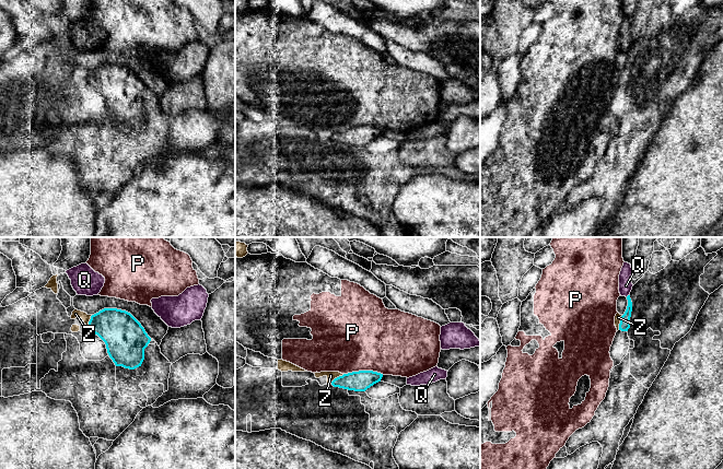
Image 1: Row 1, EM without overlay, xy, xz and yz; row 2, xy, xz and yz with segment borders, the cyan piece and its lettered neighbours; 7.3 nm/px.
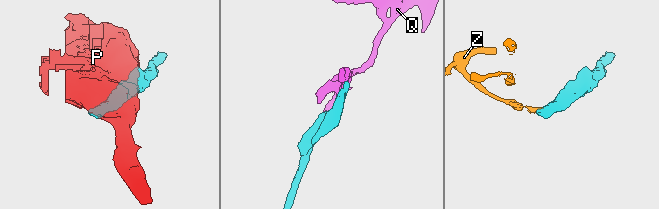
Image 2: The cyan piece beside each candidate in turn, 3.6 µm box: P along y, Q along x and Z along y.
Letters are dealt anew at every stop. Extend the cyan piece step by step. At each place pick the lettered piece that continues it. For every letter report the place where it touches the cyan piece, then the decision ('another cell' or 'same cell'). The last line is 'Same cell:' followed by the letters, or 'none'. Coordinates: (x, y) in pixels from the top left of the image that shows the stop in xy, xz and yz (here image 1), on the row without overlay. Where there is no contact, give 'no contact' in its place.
P: contact xz (363, 126); another cell
Q: no contact; another cell
Z: contact yz (620, 78); another cell
Same cell: none

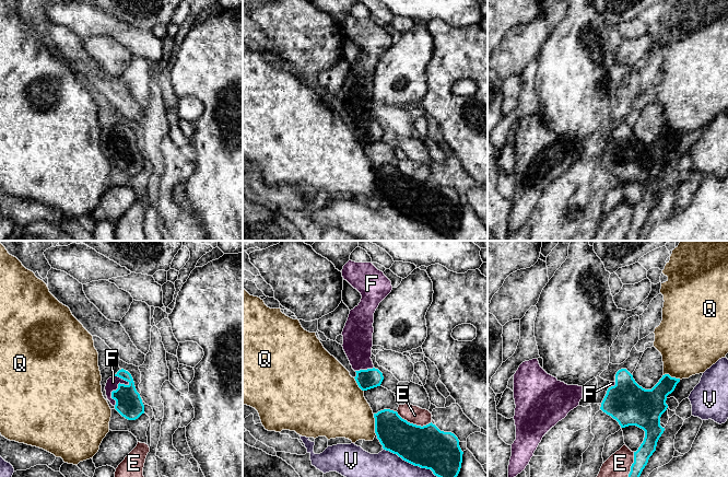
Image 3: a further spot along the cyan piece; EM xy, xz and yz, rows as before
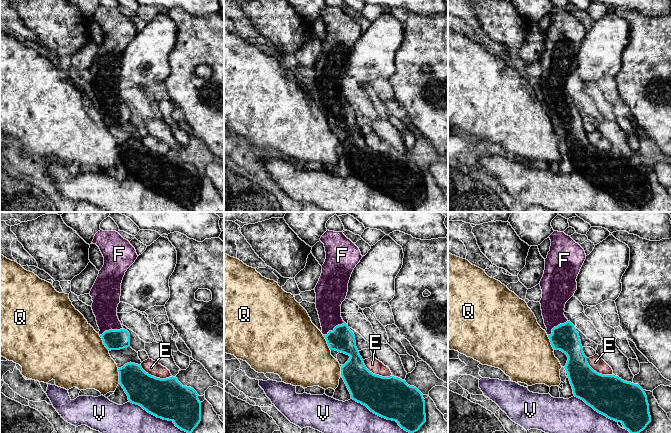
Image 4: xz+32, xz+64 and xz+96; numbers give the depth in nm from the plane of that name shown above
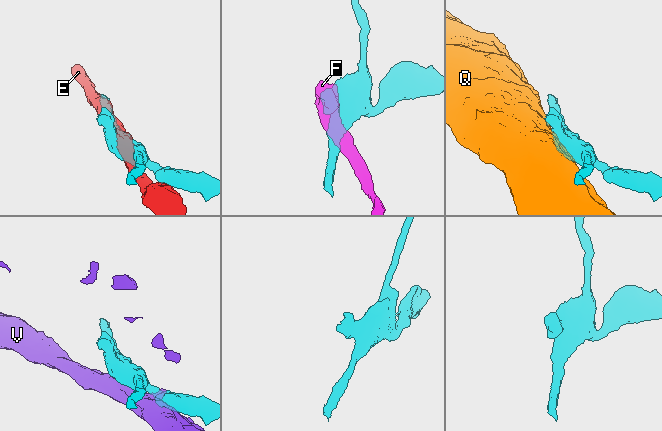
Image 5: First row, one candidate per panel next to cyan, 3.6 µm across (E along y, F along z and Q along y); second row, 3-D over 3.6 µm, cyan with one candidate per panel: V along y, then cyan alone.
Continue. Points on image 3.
E: contact xz (412, 178); another cell
F: contact xy (118, 140); same cell
Q: contact xz (375, 179); another cell
V: contact xz (418, 220); another cell
Same cell: F

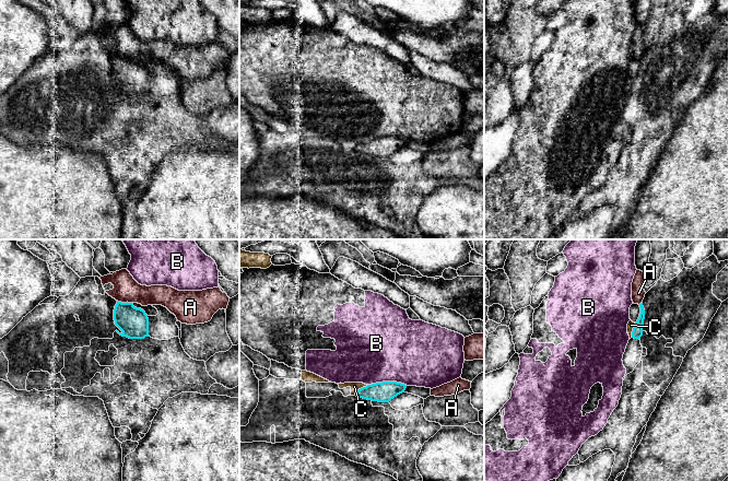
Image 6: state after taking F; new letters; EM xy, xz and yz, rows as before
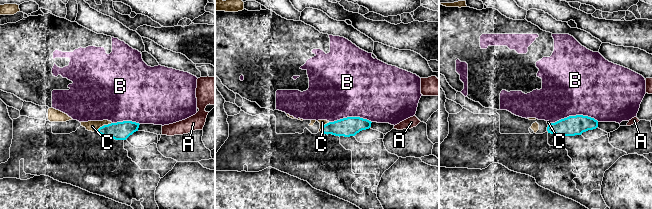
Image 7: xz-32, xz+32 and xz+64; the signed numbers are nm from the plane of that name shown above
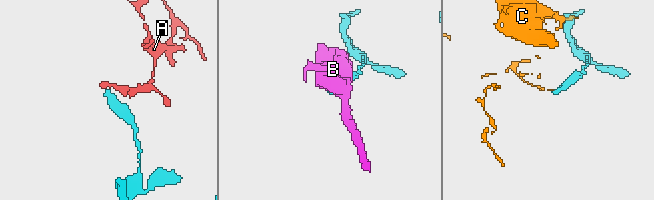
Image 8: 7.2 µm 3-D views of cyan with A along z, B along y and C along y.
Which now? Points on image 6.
A: contact xy (125, 58); another cell
B: contact xz (387, 137); another cell
C: contact yz (633, 85); another cell
Same cell: none

